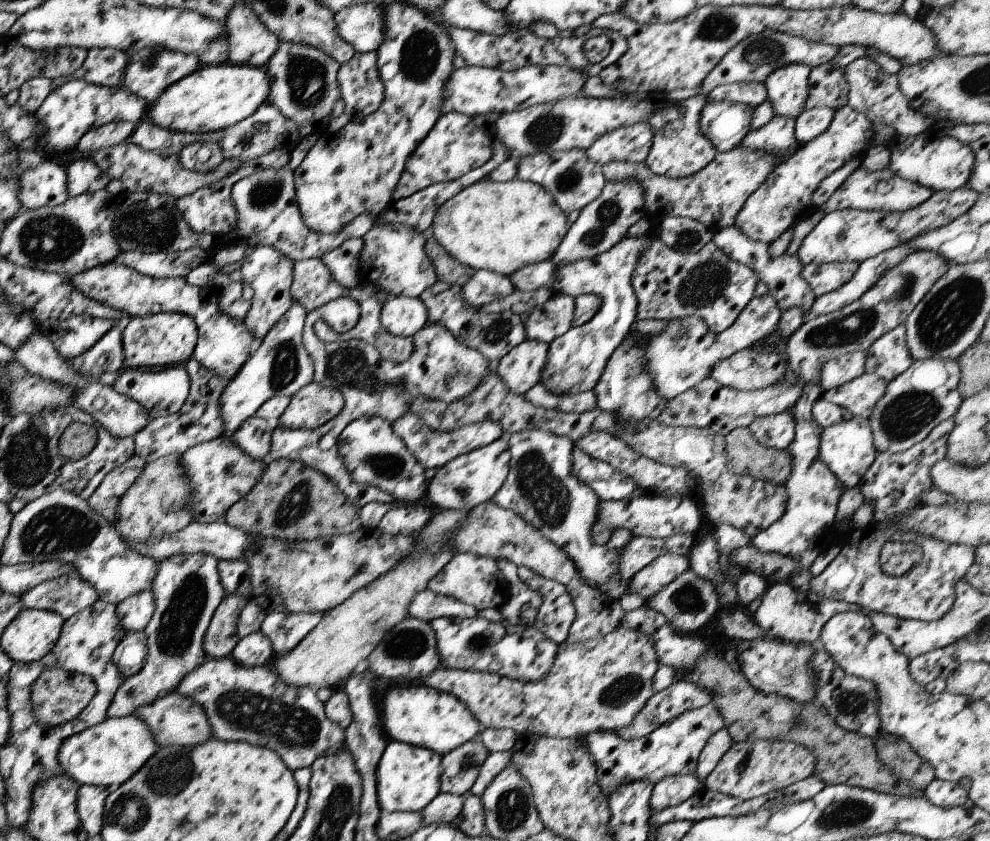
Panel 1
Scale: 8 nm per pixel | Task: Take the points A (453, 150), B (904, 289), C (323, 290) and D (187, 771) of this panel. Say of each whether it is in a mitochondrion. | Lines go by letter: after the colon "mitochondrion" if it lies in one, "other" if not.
A: other
B: mitochondrion
C: other
D: mitochondrion

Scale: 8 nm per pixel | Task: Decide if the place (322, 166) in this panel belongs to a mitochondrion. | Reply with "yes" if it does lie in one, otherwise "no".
no

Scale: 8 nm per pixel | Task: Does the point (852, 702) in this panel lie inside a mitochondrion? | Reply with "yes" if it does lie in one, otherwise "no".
yes

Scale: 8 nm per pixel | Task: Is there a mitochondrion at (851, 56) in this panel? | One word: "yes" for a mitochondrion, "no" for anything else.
no

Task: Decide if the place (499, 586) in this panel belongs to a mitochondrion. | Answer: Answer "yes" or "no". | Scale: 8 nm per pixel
yes

